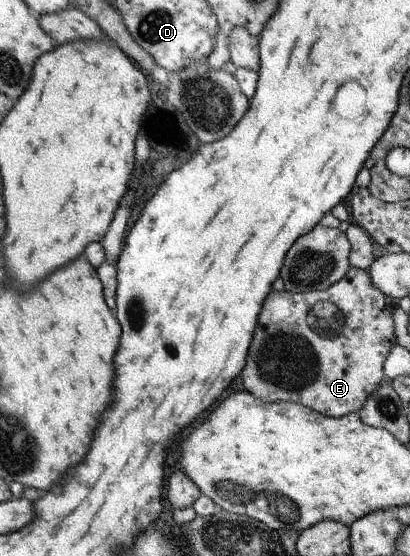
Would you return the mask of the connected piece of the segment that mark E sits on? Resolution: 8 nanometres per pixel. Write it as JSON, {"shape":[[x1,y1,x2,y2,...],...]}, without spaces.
{"shape":[[351,267,350,272,343,280,323,291,315,290,303,293,290,293,290,291,278,293,276,291,276,293,272,293,272,297,268,297,268,305,264,305,264,317,260,317,260,329,256,329,256,341,252,341,252,357,248,357,248,365,244,367,242,385,246,387,246,391,254,393,255,397,262,398,263,401,298,403,334,418,357,413,363,409,368,397,376,391,376,385,380,383,380,379,384,375,384,371,382,371,384,361,392,349,392,337,394,337,394,321,390,315,392,315,392,305,386,303,386,295,380,289,376,289,374,283,370,283,370,277,366,271,356,267]]}

